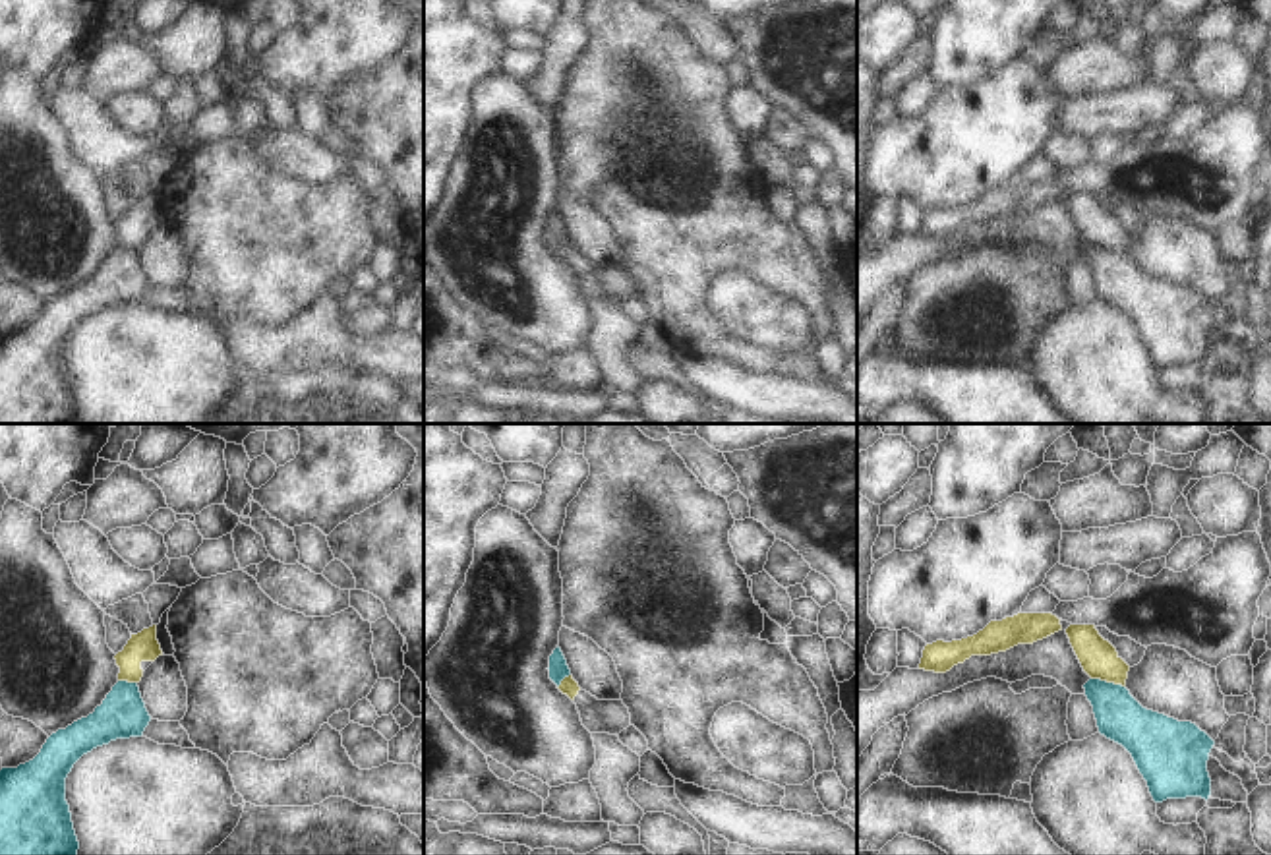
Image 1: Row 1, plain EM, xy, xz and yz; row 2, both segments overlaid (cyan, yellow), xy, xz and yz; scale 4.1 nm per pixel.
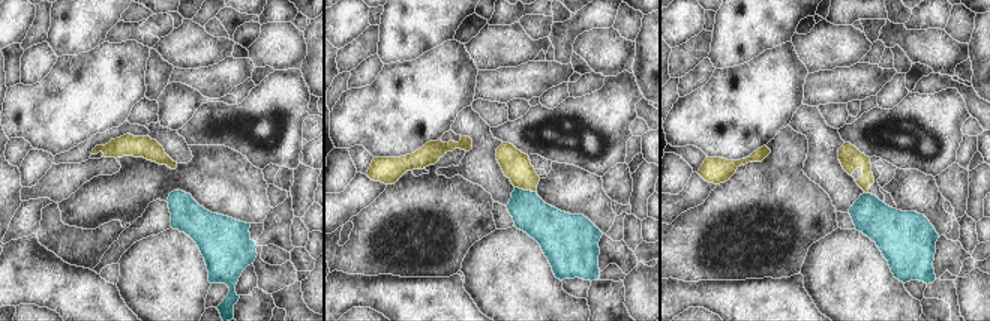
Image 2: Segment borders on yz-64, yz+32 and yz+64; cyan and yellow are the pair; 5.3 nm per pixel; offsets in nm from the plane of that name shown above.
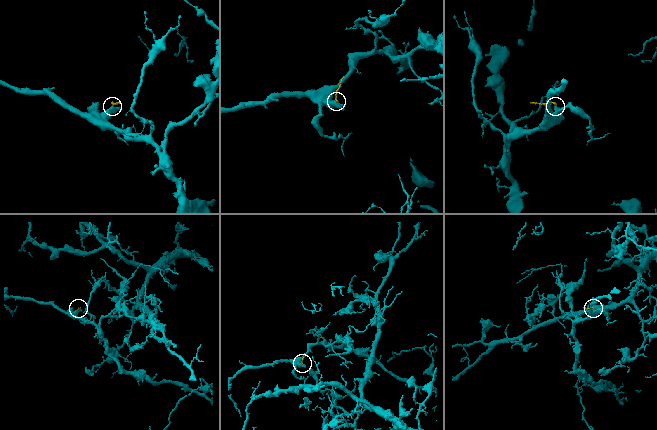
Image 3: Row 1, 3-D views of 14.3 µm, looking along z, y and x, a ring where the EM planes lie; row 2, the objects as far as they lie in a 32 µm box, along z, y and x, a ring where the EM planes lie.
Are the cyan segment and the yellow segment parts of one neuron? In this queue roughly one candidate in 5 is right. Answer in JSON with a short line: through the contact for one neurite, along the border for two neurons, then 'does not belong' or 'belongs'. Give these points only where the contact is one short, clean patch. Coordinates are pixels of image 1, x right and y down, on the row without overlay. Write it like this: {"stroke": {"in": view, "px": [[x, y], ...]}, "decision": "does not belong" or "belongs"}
{"stroke": {"in": "yz", "px": [[1092, 244], [1124, 254]]}, "decision": "does not belong"}

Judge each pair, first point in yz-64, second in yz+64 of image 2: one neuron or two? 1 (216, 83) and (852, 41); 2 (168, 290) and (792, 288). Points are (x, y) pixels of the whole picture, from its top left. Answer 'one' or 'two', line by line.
1: two
2: two

